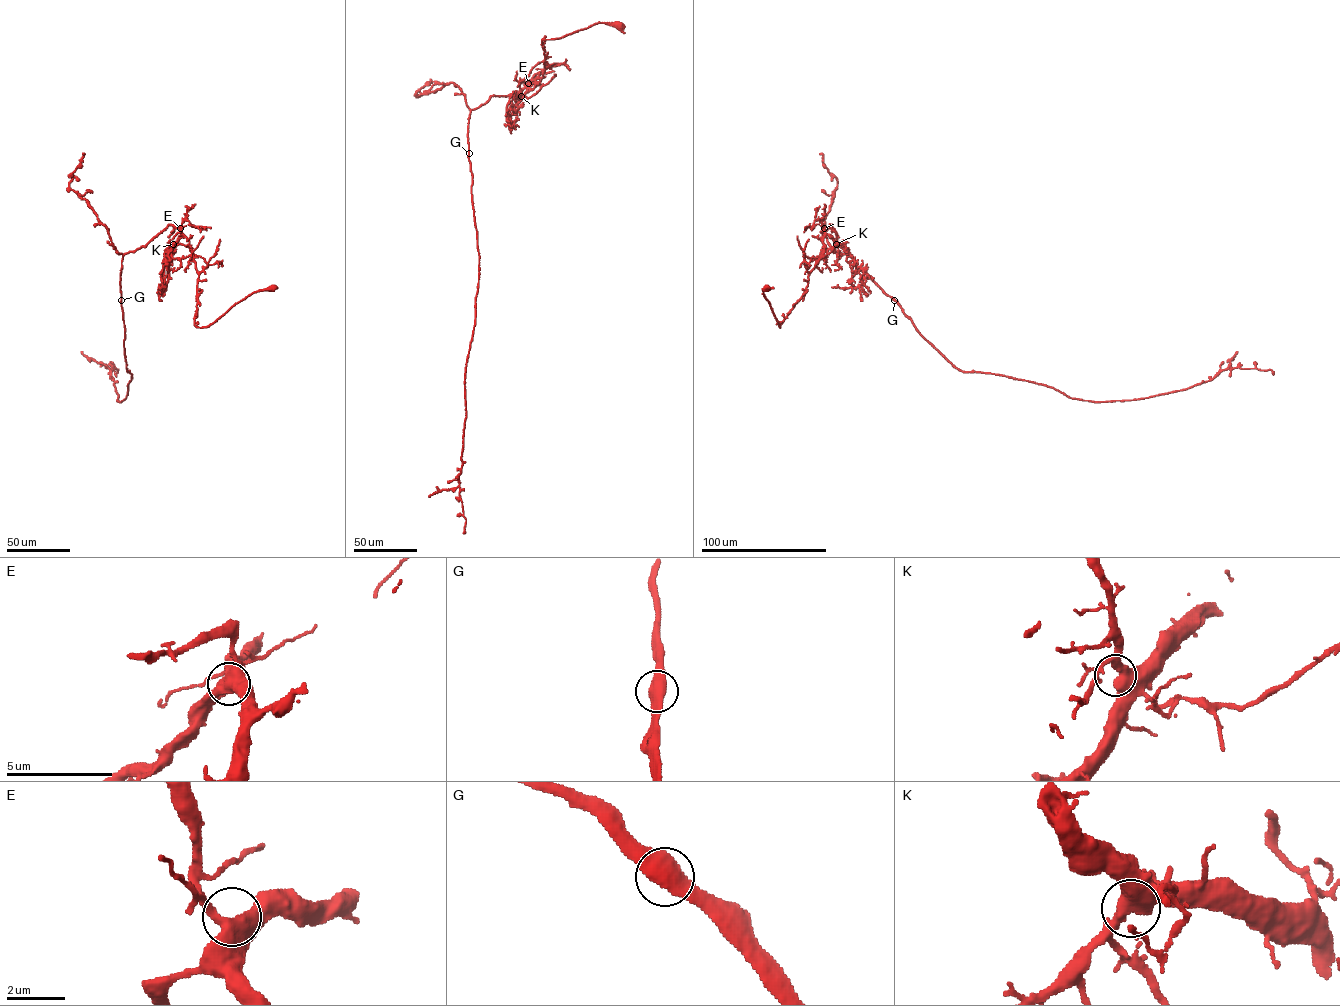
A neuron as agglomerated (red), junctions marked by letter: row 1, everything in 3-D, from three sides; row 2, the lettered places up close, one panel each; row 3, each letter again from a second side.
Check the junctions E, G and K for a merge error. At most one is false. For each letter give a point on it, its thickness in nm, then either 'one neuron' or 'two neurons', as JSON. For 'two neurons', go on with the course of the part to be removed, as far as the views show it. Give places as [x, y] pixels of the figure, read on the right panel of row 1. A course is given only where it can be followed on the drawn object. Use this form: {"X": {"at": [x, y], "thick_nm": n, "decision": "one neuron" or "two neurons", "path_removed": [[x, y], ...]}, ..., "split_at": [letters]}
{"E": {"at": [824, 228], "thick_nm": 550, "decision": "one neuron"}, "G": {"at": [894, 300], "thick_nm": 600, "decision": "one neuron"}, "K": {"at": [836, 244], "thick_nm": 500, "decision": "one neuron"}, "split_at": []}

